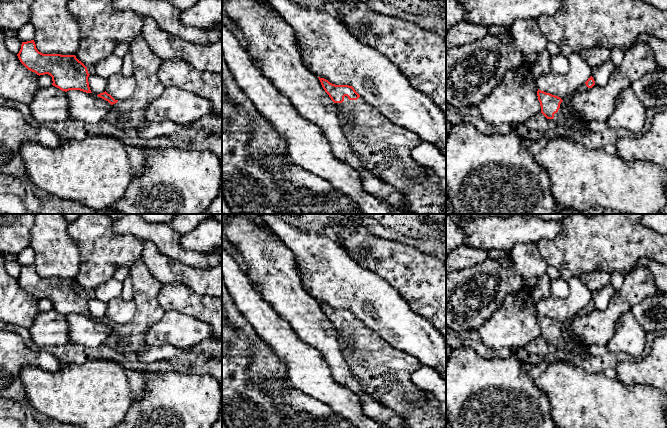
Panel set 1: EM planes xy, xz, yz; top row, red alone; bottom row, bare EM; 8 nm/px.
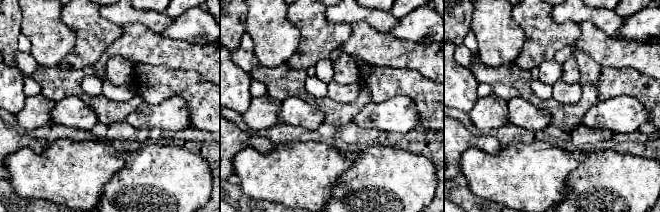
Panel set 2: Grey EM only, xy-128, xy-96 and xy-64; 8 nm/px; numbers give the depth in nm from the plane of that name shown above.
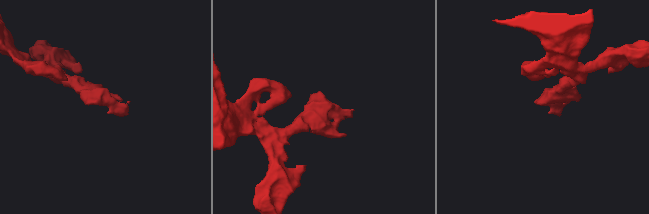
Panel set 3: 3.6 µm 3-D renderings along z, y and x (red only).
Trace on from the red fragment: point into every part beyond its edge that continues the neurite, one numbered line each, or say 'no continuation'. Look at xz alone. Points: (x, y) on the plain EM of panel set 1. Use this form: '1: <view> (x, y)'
1: xz (385, 372)

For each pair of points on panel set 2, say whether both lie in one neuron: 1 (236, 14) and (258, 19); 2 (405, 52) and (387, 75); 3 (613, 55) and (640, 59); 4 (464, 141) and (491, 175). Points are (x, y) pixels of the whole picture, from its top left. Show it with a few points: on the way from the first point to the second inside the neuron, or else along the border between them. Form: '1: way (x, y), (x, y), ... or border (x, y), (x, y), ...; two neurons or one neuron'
1: border (248, 10), (245, 31); two neurons
2: border (373, 64), (396, 68), (410, 68), (416, 71); two neurons
3: way (620, 55), (633, 56); one neuron
4: border (470, 146), (459, 157); two neurons

